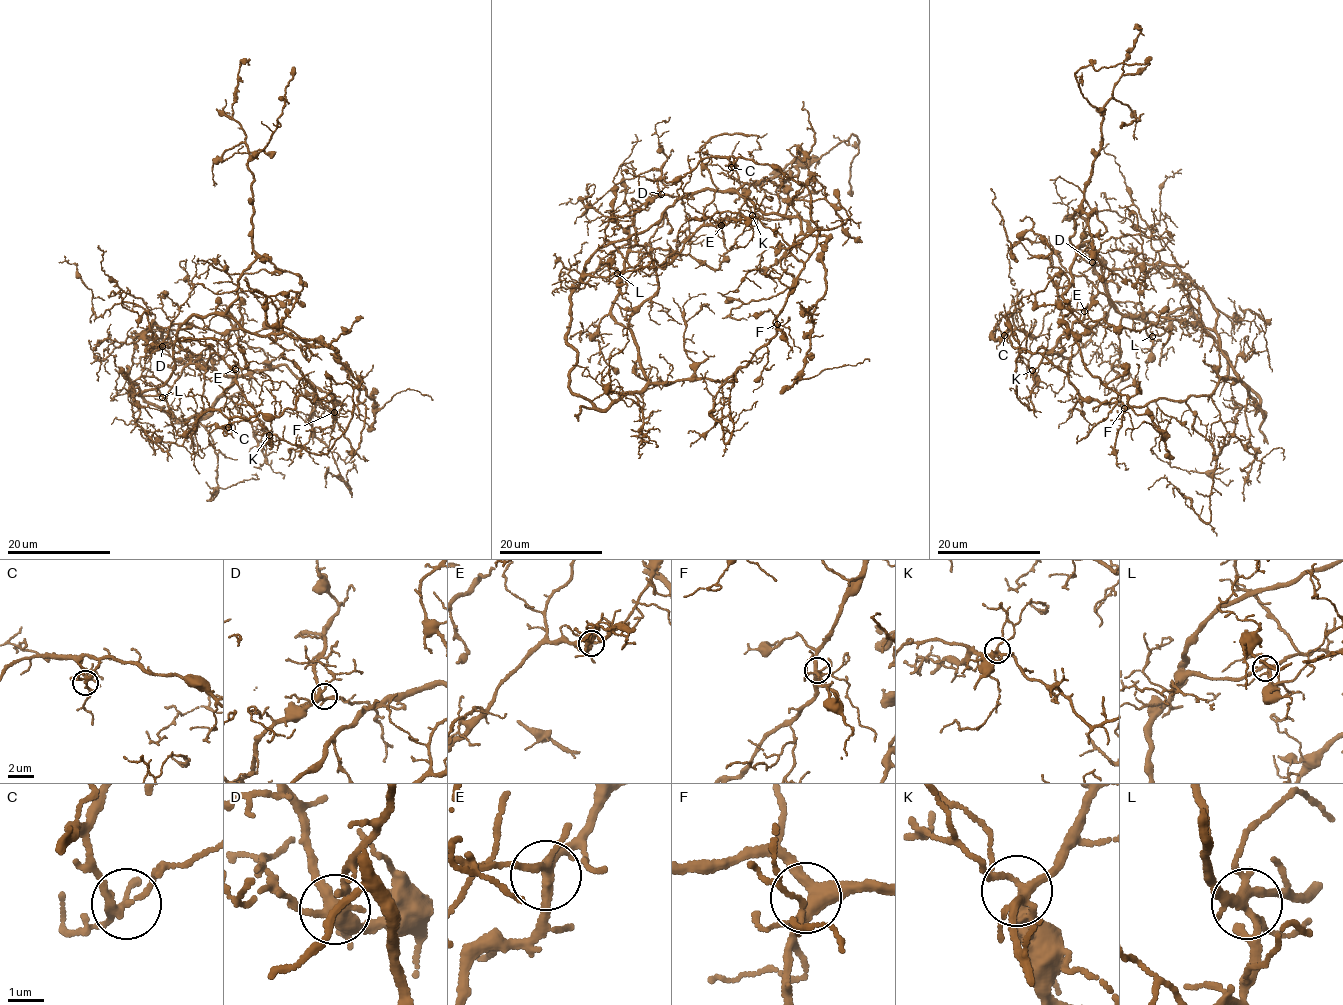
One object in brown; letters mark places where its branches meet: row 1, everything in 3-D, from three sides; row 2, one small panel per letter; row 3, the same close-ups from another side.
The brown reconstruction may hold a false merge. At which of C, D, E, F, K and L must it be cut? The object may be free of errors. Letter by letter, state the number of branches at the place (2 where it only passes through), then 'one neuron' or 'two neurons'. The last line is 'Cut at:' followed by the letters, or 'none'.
C: 4 branches meet; two neurons
D: 4 branches meet; one neuron
E: 4 branches meet; one neuron
F: 5 branches meet; one neuron
K: 5 branches meet; one neuron
L: 6 branches meet; one neuron
Cut at: C

